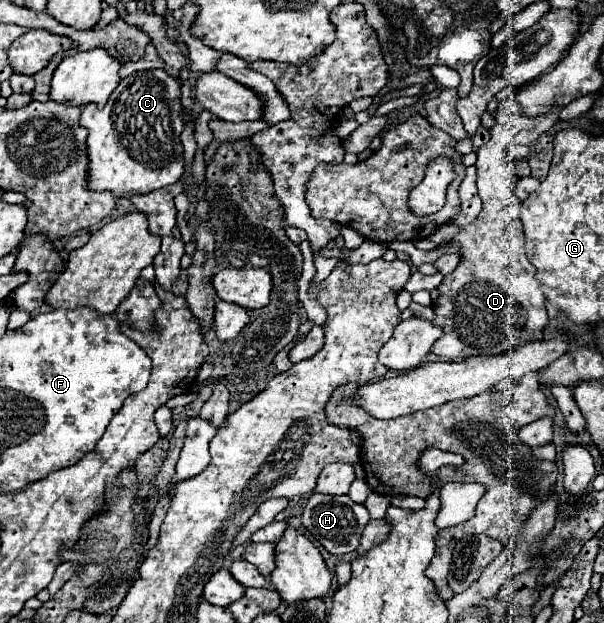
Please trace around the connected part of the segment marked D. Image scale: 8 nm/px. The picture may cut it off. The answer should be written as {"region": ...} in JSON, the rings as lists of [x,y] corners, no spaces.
{"region":[[[513,98],[503,100],[499,104],[497,124],[491,128],[491,140],[477,150],[475,168],[483,210],[473,224],[463,226],[453,238],[461,246],[461,262],[443,278],[443,286],[439,286],[441,296],[433,304],[433,322],[443,328],[443,336],[431,352],[445,360],[463,360],[469,354],[503,354],[511,346],[543,338],[547,324],[545,296],[535,278],[537,270],[525,252],[519,220],[521,200],[513,192],[517,176],[505,158],[505,148],[511,144],[531,144],[557,122],[559,112],[561,106],[555,104],[549,108],[549,114],[529,118]]]}

